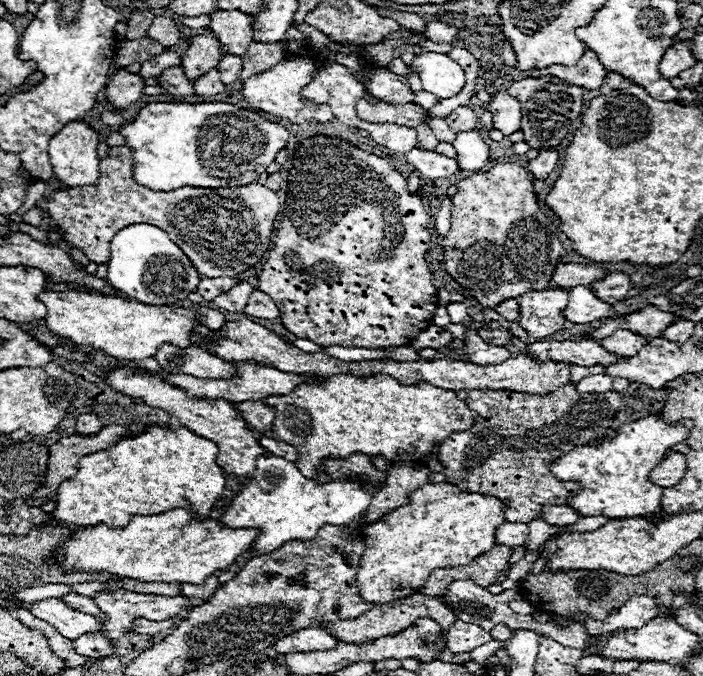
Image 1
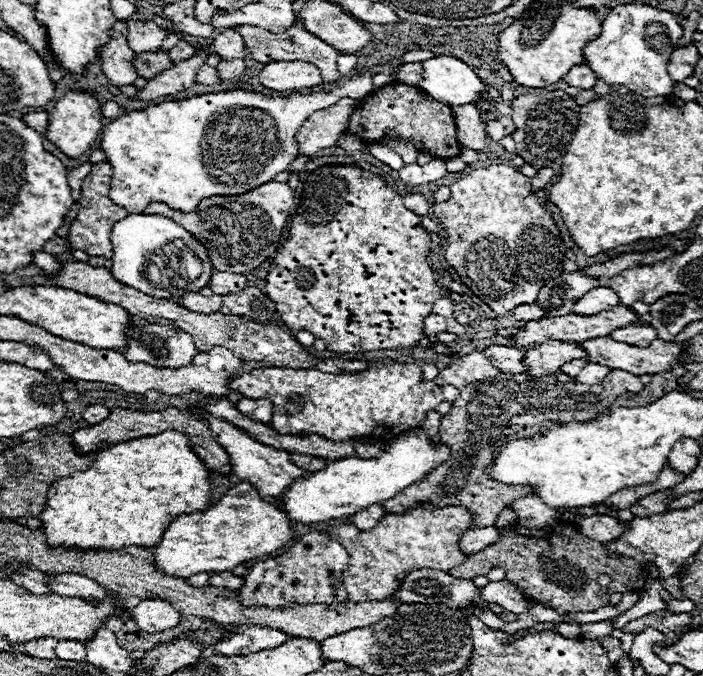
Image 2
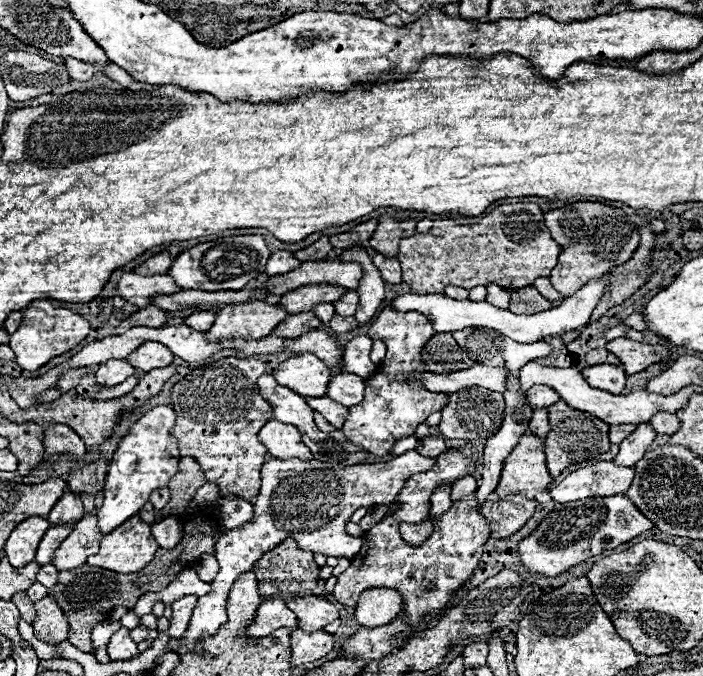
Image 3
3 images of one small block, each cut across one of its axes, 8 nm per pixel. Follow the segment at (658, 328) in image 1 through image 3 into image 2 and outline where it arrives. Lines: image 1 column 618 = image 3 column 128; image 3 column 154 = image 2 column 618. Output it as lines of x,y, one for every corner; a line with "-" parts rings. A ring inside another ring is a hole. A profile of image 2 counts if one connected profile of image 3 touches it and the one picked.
622,306
622,308
614,308
610,312
598,312
594,316
578,316
578,314
566,314
566,316
546,316
542,320
530,320
526,322
522,328
518,328
518,332
514,332
514,344
518,348
522,346
534,346
534,344
542,344
542,340
570,340
570,342
584,342
590,338
604,338
610,336
612,330
616,328
624,328
630,324
638,324
640,320
636,318
636,314

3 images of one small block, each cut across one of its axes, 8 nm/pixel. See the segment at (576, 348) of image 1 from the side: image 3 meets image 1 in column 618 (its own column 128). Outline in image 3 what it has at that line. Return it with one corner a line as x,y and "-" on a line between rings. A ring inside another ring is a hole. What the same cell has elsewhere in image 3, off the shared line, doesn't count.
146,342
146,344
142,344
140,348
136,348
128,356
128,362
134,368
142,370
142,372
150,372
150,370
156,370
156,368
170,366
172,364
172,358
174,358
174,354
164,344

